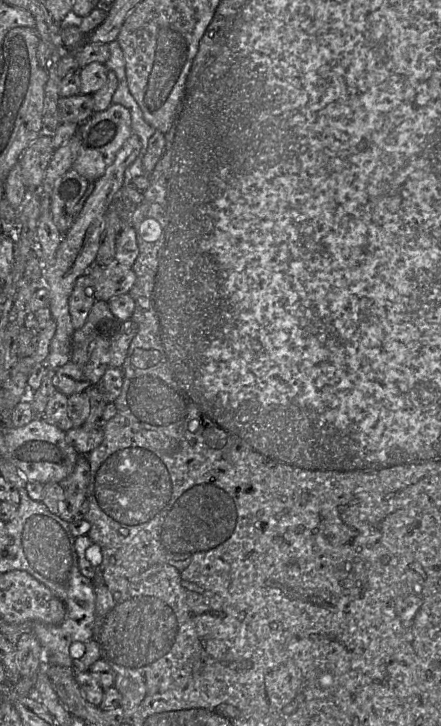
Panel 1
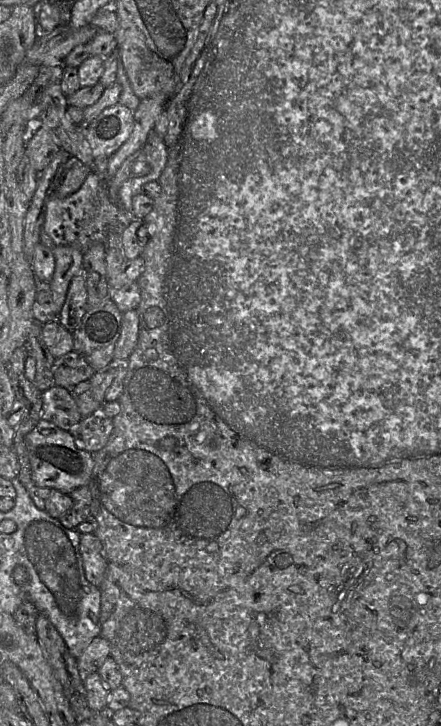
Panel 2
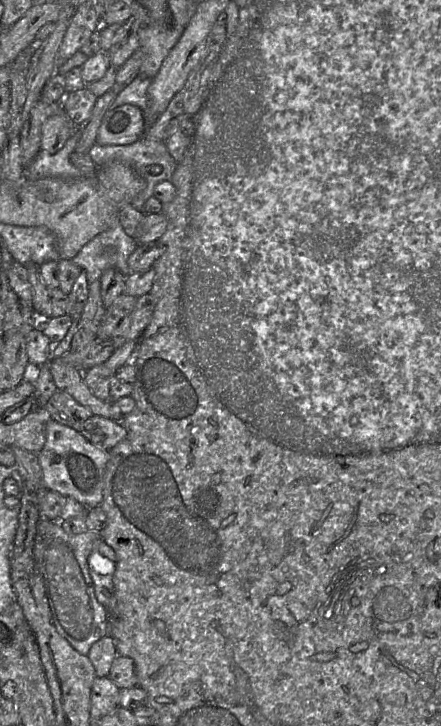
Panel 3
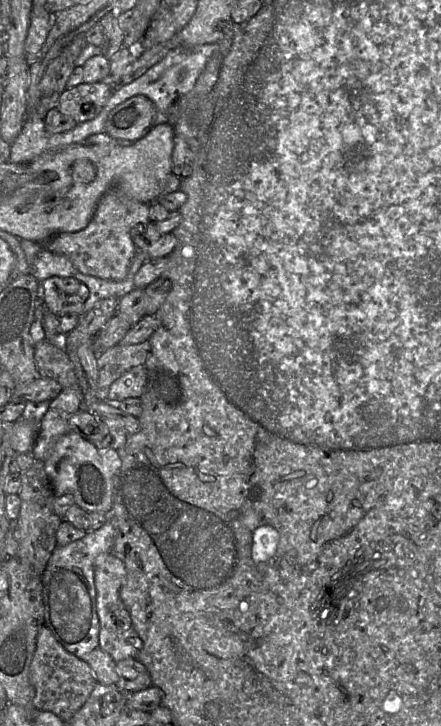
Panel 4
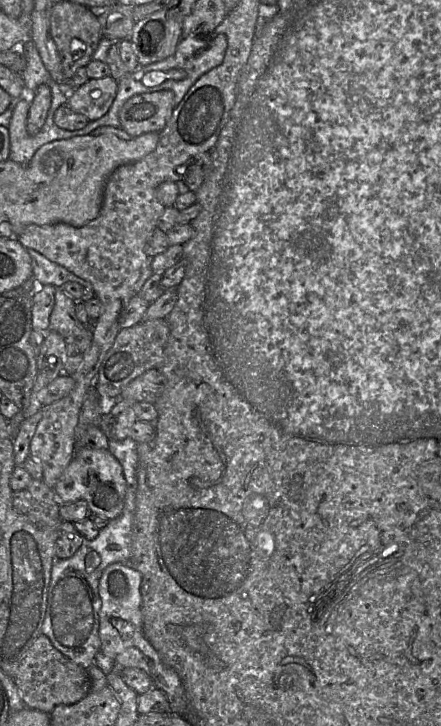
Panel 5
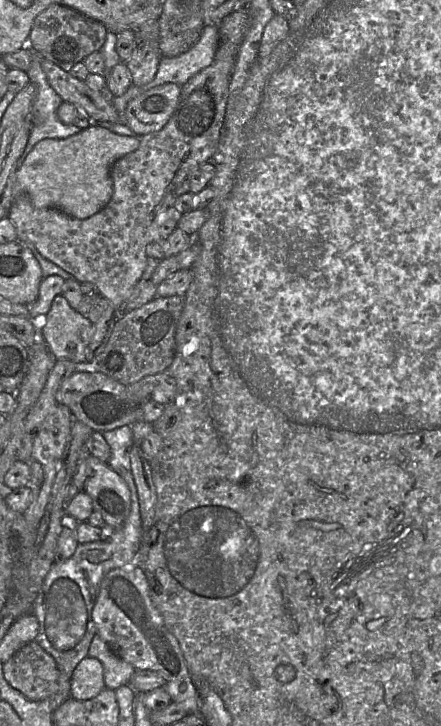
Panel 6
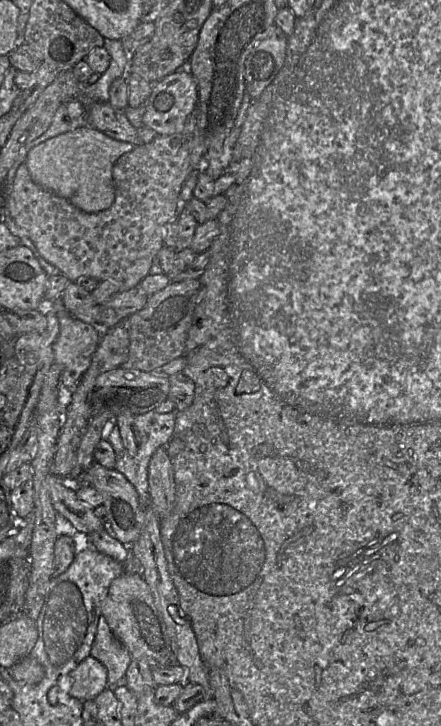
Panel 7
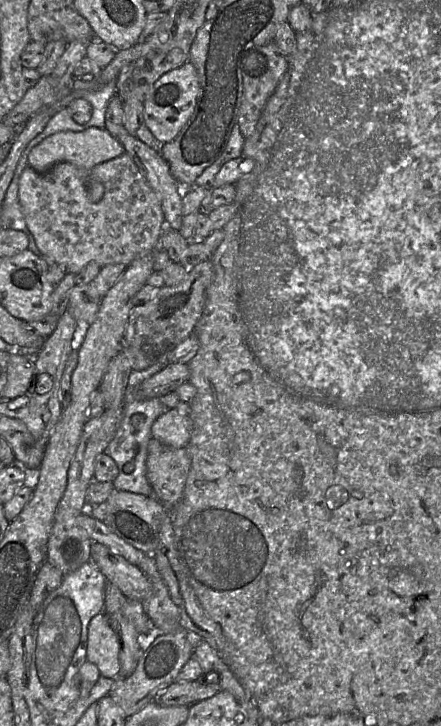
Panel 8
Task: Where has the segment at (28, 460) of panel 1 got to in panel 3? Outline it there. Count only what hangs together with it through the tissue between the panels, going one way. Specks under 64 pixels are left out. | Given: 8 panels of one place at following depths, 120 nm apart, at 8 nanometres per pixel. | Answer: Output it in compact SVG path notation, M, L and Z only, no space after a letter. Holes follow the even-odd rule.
M51 418L46 421L45 431L45 444L37 455L46 489L72 498L88 509L100 506L109 451L93 446L80 433Z

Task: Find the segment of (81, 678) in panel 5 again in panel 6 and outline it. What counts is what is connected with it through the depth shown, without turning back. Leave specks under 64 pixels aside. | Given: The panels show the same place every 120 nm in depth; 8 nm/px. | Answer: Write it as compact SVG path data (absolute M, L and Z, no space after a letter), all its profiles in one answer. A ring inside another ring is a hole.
M35 640L24 645L4 663L3 673L14 689L32 701L47 699L59 689L57 664Z

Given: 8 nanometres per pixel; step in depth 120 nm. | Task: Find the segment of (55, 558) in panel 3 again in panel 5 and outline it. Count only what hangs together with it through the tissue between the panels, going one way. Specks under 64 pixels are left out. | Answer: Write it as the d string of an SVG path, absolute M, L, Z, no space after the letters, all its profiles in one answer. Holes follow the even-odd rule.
M129 436L124 440L109 440L108 442L108 449L121 464L126 481L126 495L123 511L117 518L109 520L108 524L99 530L98 535L93 540L84 540L81 547L73 556L62 560L55 559L51 569L46 610L44 612L44 620L42 624L42 634L49 638L52 645L65 657L84 669L95 664L95 657L97 653L101 651L101 642L99 638L99 612L101 608L101 599L98 593L100 577L104 569L110 564L127 563L132 548L132 530L136 509L137 491L137 443Z

